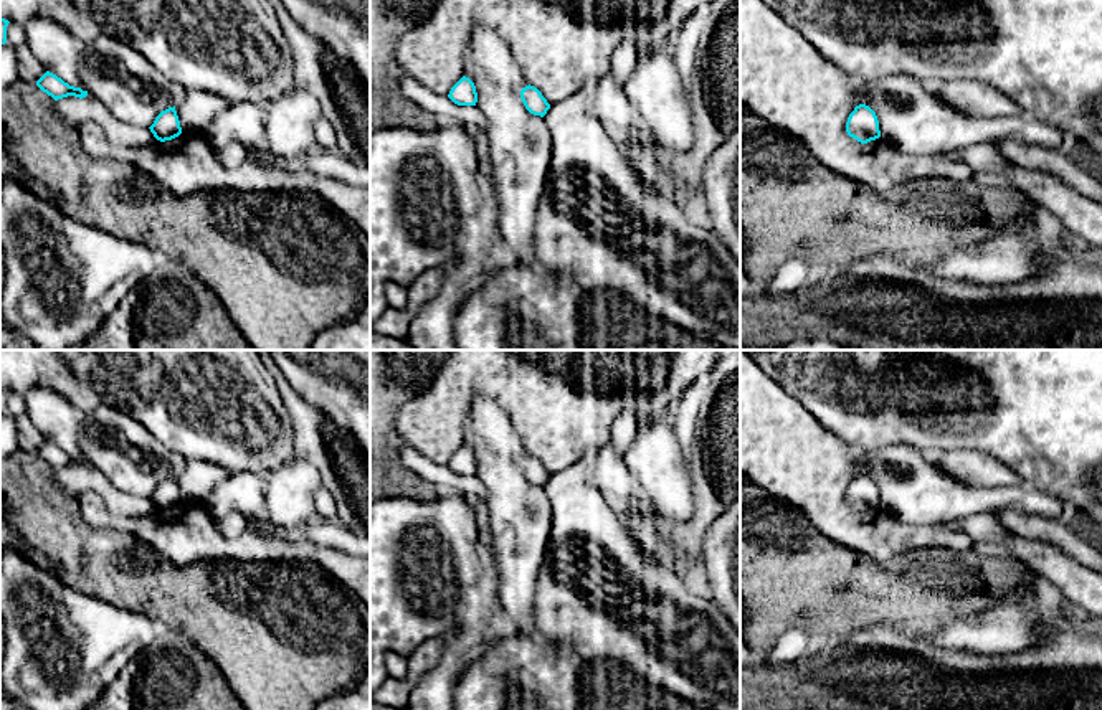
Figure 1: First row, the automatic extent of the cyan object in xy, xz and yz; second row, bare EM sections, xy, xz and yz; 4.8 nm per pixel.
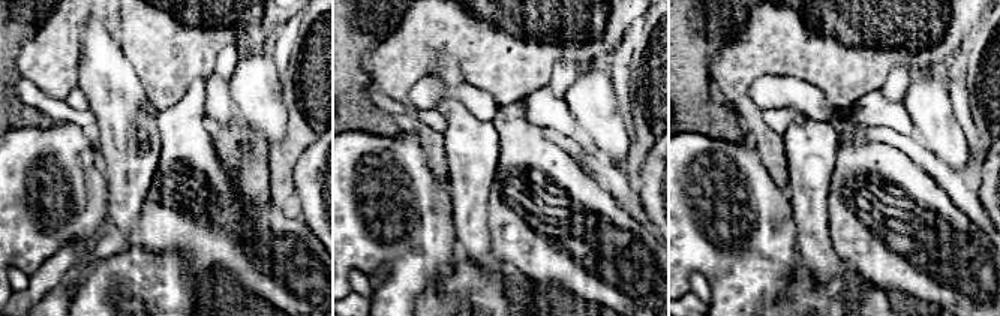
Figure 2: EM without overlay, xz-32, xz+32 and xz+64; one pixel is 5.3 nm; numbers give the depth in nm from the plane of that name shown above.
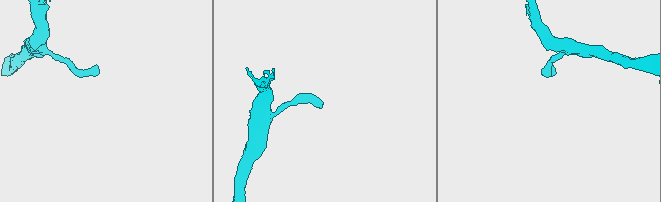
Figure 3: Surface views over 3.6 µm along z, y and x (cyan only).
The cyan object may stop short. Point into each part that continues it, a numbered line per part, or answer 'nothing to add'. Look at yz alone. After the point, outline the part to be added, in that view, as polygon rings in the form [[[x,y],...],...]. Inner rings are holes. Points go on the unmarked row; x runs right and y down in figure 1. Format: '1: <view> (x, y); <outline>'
nothing to add

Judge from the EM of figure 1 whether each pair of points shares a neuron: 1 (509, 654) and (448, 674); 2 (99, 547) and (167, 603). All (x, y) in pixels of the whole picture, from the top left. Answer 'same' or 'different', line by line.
1: different
2: same

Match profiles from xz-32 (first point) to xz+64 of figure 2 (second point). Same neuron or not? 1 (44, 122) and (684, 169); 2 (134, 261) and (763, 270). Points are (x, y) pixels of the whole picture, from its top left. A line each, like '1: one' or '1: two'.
1: two
2: two

